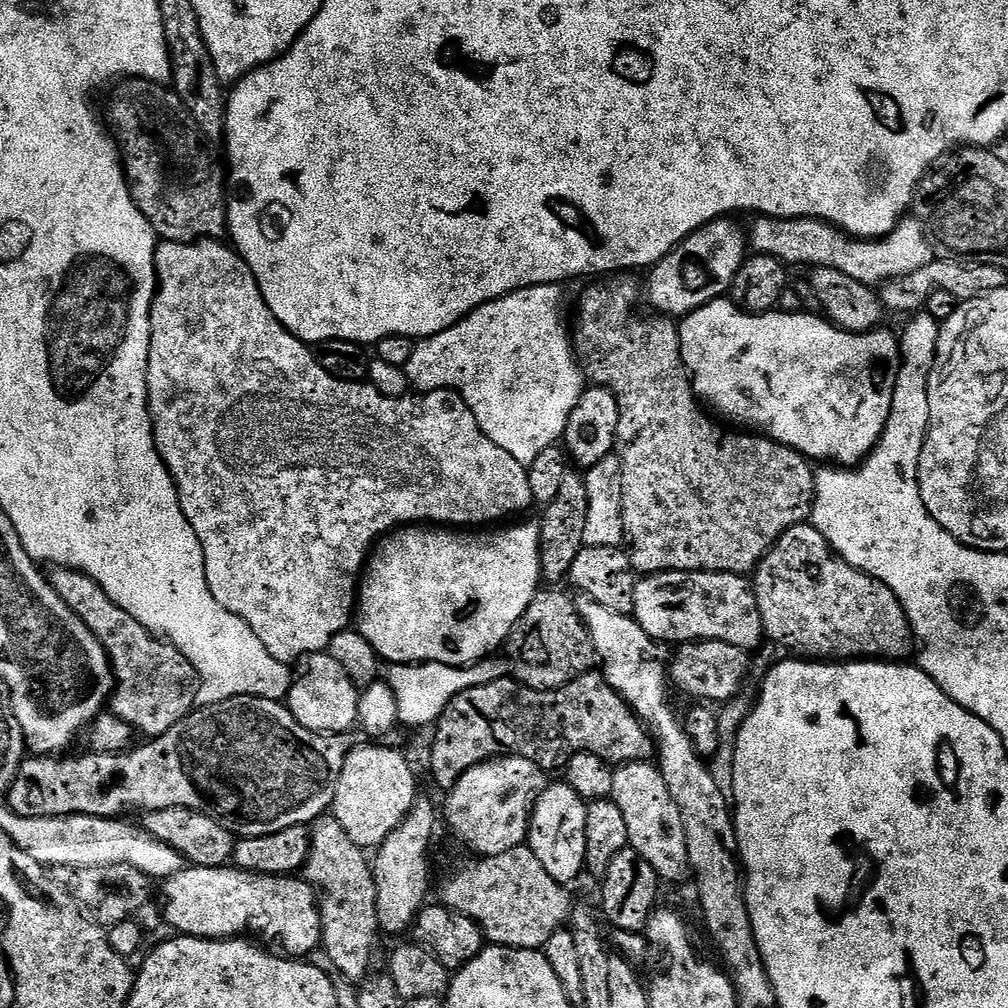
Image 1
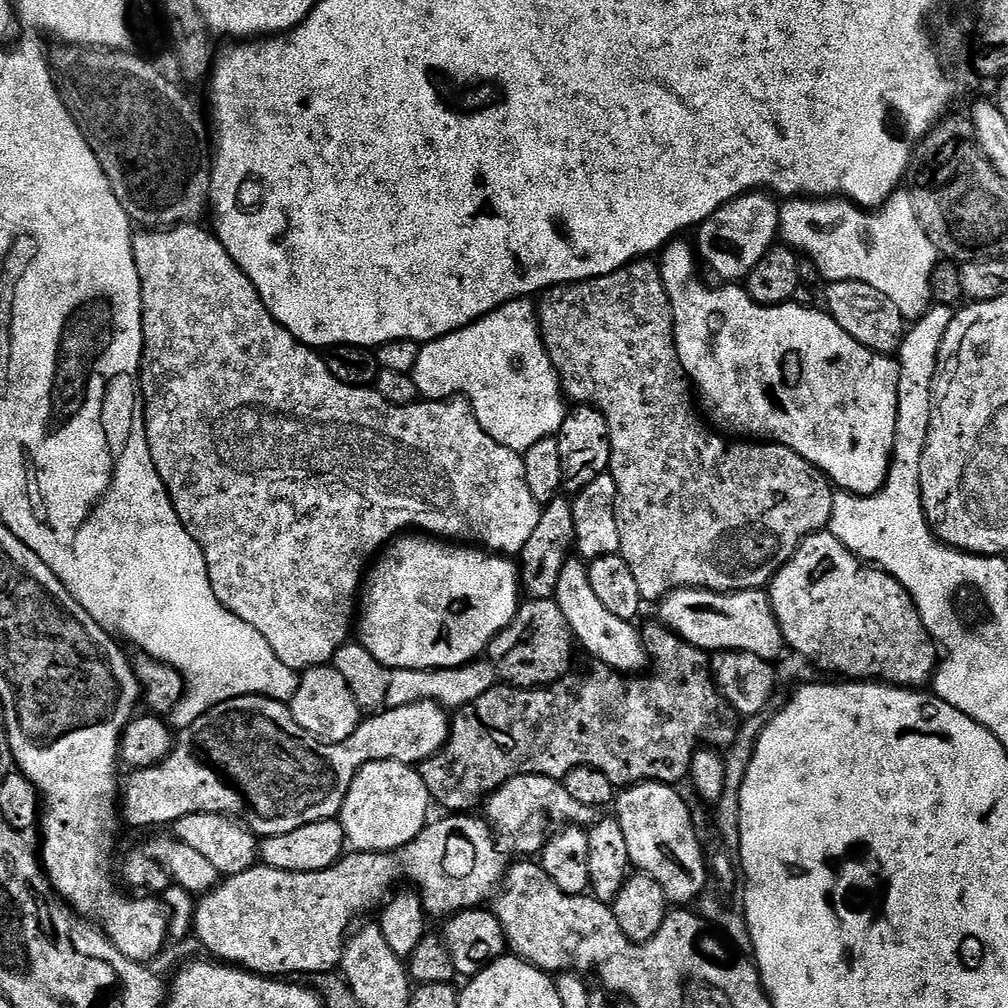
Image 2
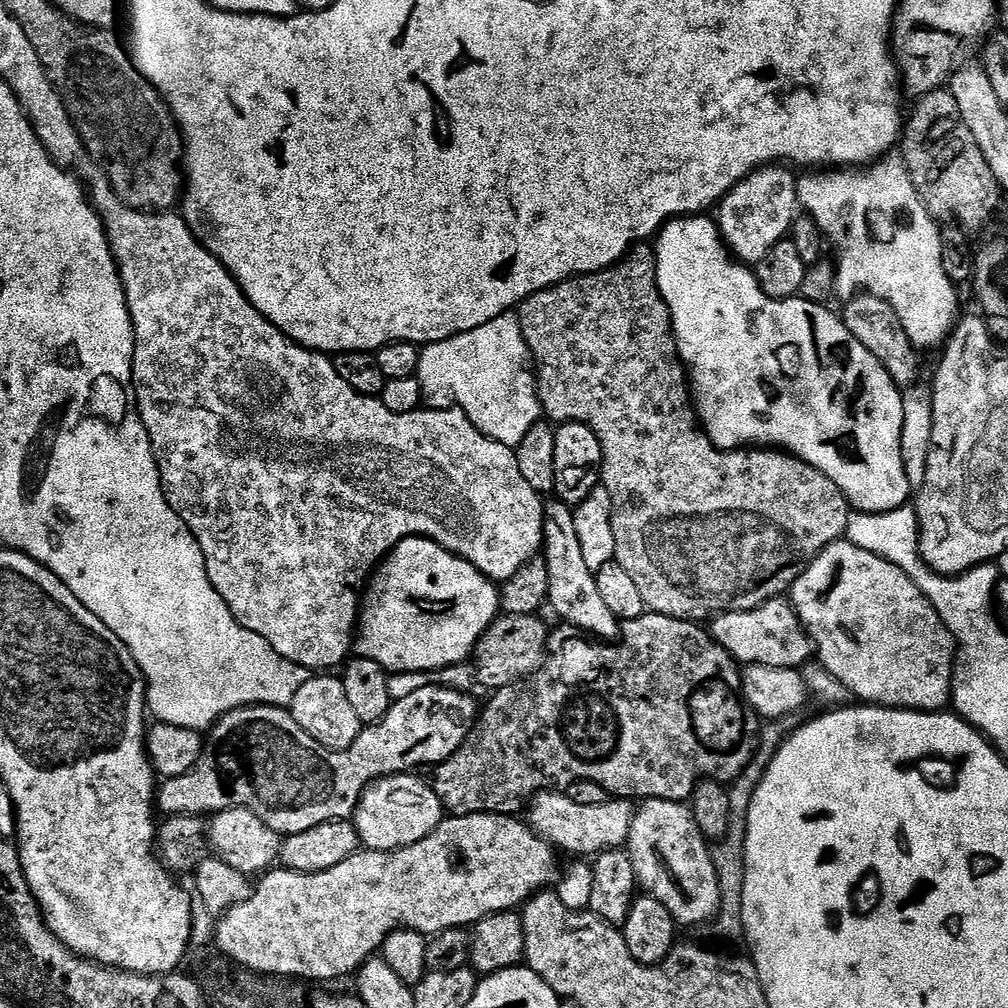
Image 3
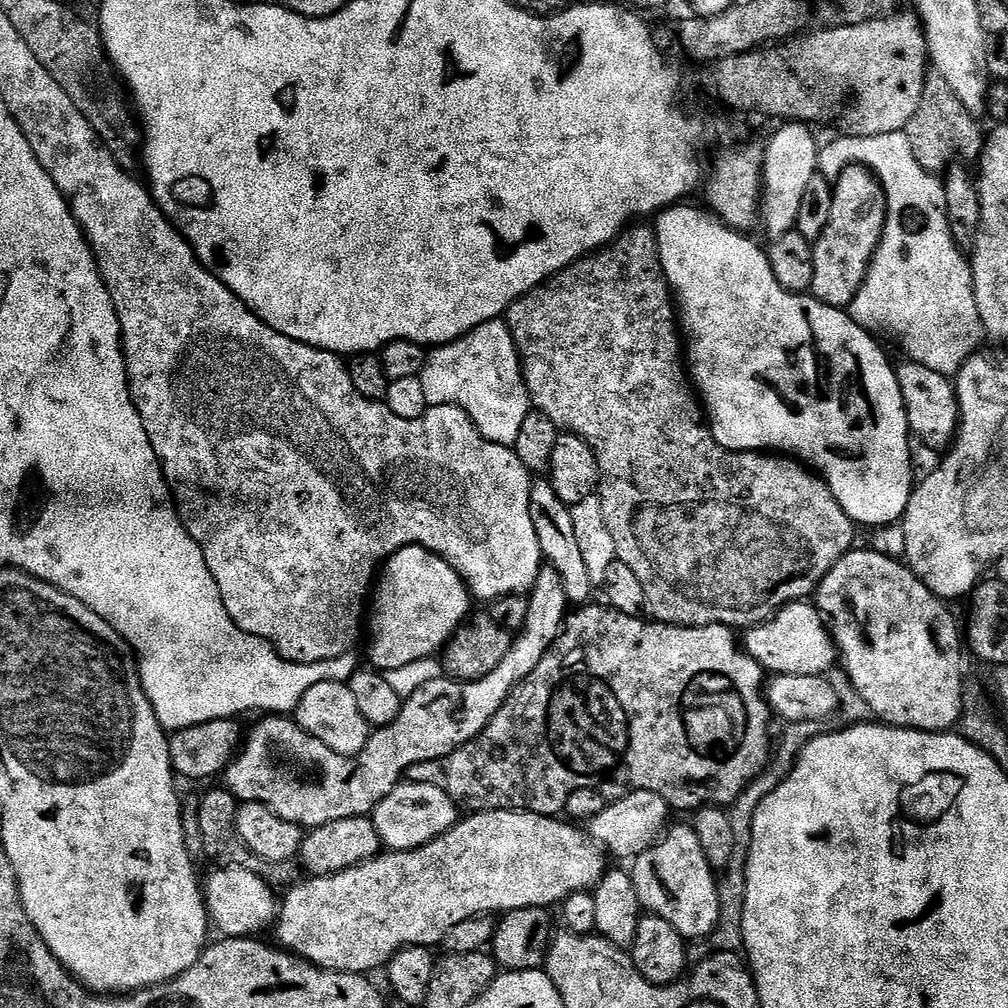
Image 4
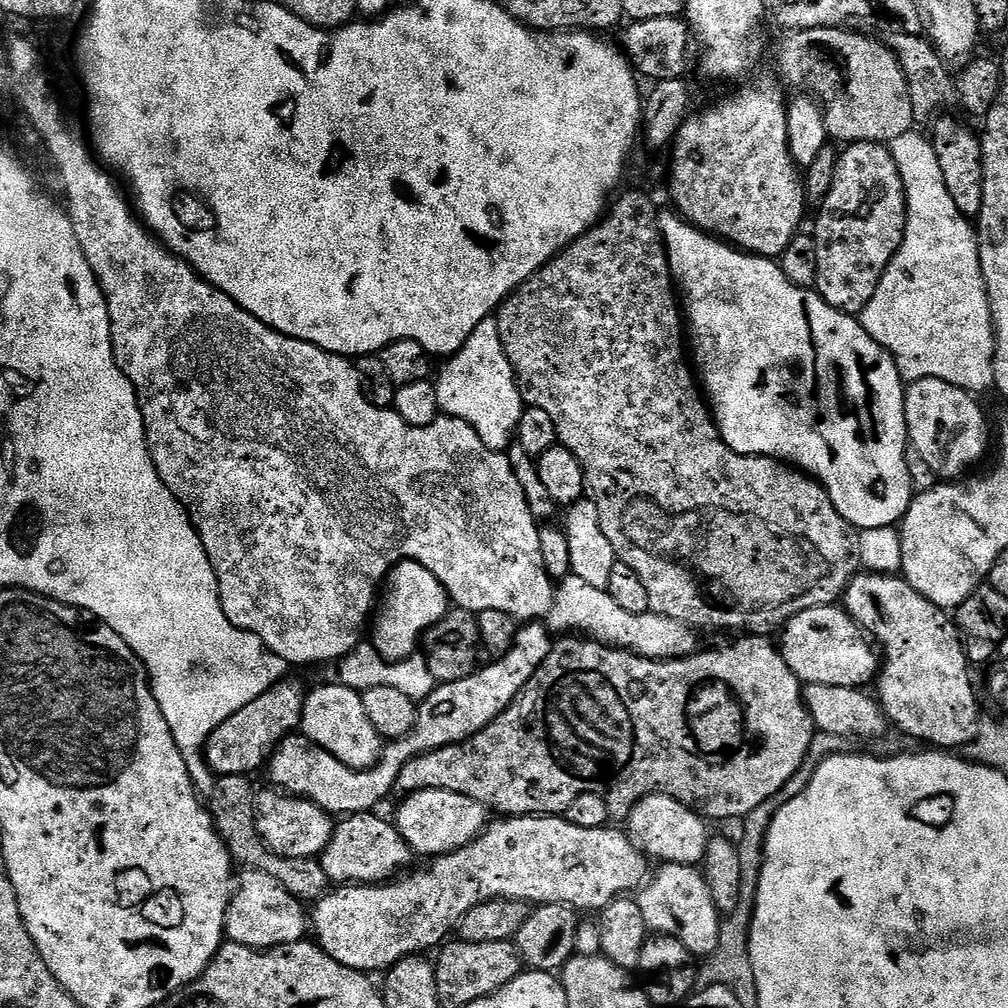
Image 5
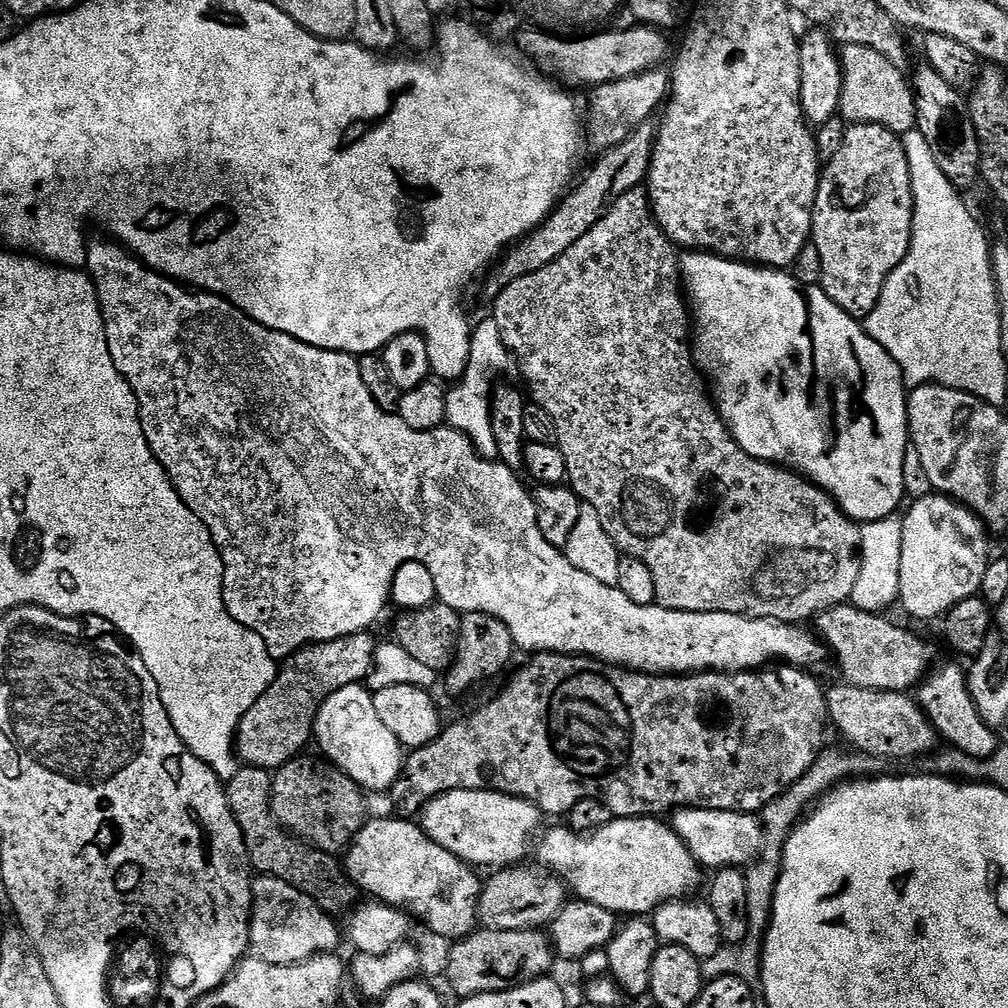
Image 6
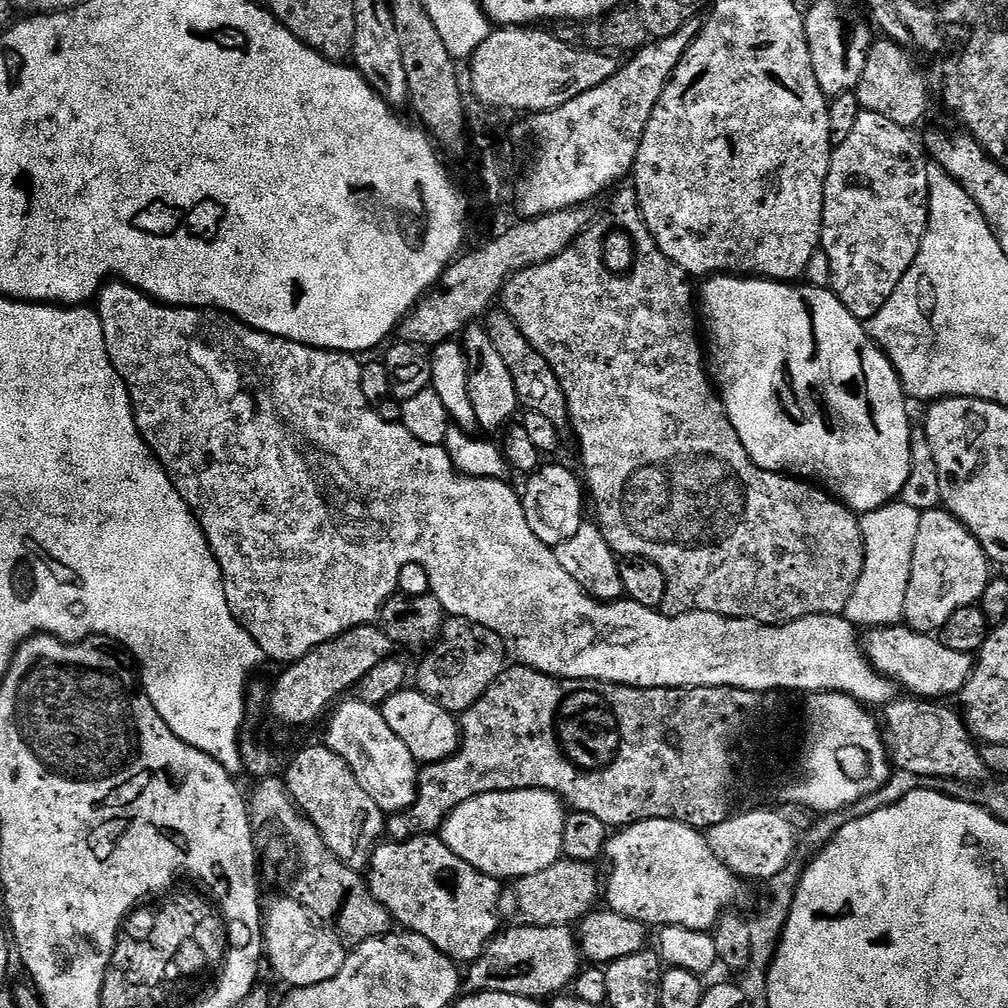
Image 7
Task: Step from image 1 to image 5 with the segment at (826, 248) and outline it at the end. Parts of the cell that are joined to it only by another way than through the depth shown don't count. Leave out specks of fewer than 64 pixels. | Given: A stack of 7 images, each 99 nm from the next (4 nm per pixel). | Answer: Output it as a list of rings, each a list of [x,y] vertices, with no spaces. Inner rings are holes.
[[[913,130],[890,141],[890,151],[904,183],[904,203],[906,205],[904,237],[900,249],[894,254],[890,266],[878,282],[878,290],[874,290],[874,298],[859,312],[858,319],[860,325],[866,330],[866,334],[870,334],[870,338],[874,338],[874,342],[881,344],[896,359],[901,377],[905,381],[911,382],[926,377],[942,378],[944,382],[964,388],[967,392],[981,394],[980,392],[986,391],[987,388],[991,389],[996,383],[994,362],[992,361],[996,353],[996,331],[992,328],[992,311],[986,294],[986,282],[982,278],[980,238],[973,221],[969,217],[963,216],[958,210],[958,206],[954,206],[954,198],[950,198],[950,190],[946,190],[946,182],[942,182],[942,166],[938,166],[938,154],[932,149],[931,139],[927,135],[919,136],[918,132]]]

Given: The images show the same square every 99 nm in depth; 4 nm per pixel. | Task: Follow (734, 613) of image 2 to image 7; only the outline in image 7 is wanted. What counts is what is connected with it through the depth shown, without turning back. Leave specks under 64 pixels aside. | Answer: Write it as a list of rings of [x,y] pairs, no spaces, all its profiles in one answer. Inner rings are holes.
[[[907,626],[891,628],[869,628],[862,640],[862,647],[868,653],[868,660],[887,680],[895,680],[905,693],[921,700],[943,701],[943,696],[959,697],[961,690],[972,677],[973,654],[962,654],[950,650],[935,635],[914,632]]]

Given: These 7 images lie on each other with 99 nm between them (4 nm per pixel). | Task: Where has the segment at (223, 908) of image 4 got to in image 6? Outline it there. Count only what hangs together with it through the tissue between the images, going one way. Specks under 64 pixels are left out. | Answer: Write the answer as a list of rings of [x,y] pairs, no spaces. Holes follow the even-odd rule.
[[[260,874],[252,881],[252,910],[248,922],[247,943],[252,944],[255,959],[271,964],[301,964],[315,955],[335,953],[342,936],[333,922],[335,920],[325,912],[308,892],[298,891],[294,885],[282,882],[277,876]]]

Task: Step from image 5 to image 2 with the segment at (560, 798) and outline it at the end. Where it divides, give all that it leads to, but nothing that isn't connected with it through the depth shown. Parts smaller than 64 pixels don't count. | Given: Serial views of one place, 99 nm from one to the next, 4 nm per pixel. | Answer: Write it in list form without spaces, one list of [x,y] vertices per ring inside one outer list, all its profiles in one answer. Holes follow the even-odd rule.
[[[659,622],[643,625],[642,635],[644,637],[644,648],[648,651],[650,661],[649,674],[625,674],[623,672],[615,672],[612,668],[606,667],[599,662],[589,663],[589,668],[573,670],[567,676],[556,681],[555,684],[548,685],[547,688],[513,688],[511,686],[497,686],[486,690],[486,694],[482,694],[482,698],[474,698],[474,702],[470,702],[466,706],[455,709],[454,715],[451,717],[448,725],[448,741],[445,742],[438,751],[428,760],[423,760],[418,765],[418,771],[422,782],[426,782],[426,790],[429,797],[433,801],[436,800],[445,809],[448,814],[468,814],[485,803],[487,797],[493,792],[497,792],[506,782],[510,782],[519,776],[549,776],[555,780],[563,781],[566,774],[570,774],[570,770],[574,770],[578,766],[590,766],[594,770],[602,770],[602,774],[606,774],[606,778],[610,778],[610,782],[616,785],[617,789],[623,790],[631,784],[641,784],[647,780],[657,780],[663,784],[673,786],[679,785],[679,780],[684,780],[689,775],[692,755],[695,754],[698,745],[703,741],[705,745],[711,746],[717,750],[727,750],[731,748],[736,730],[738,727],[738,714],[724,700],[724,696],[717,688],[714,679],[713,669],[710,667],[709,653],[702,648],[696,648],[690,642],[683,640],[678,633],[672,632]]]

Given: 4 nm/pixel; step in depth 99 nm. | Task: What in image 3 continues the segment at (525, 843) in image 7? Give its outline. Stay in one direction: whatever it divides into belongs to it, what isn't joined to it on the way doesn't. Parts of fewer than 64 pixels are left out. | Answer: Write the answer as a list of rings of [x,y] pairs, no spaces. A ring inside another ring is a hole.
[[[416,774],[385,776],[374,781],[362,794],[356,808],[354,823],[360,843],[365,849],[374,852],[389,852],[422,842],[426,834],[435,830],[446,813],[438,794],[434,794],[431,783],[419,780]]]

